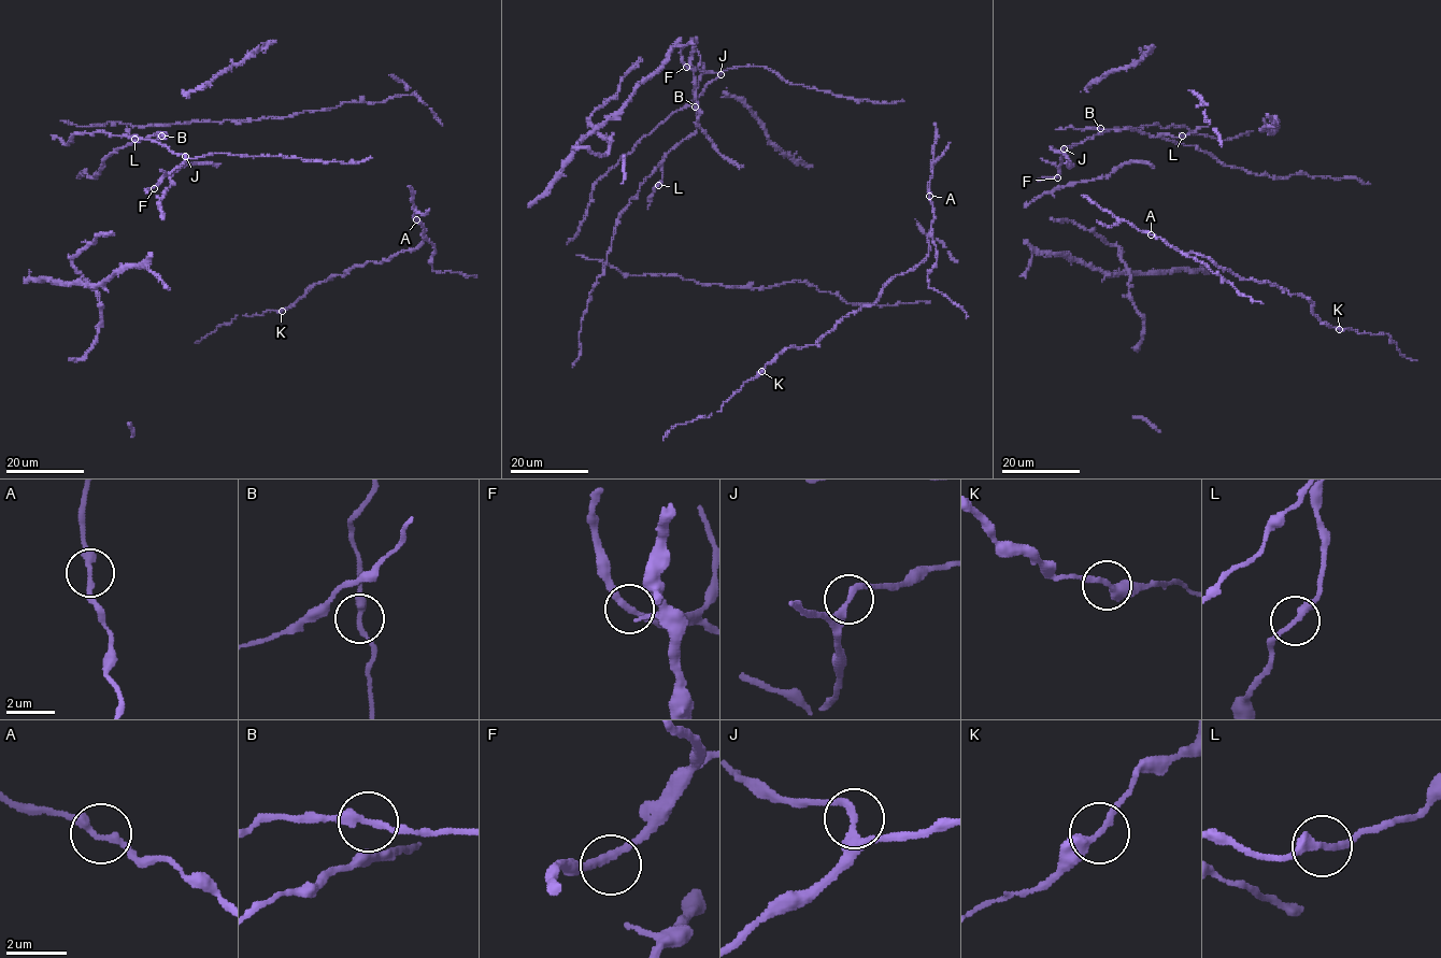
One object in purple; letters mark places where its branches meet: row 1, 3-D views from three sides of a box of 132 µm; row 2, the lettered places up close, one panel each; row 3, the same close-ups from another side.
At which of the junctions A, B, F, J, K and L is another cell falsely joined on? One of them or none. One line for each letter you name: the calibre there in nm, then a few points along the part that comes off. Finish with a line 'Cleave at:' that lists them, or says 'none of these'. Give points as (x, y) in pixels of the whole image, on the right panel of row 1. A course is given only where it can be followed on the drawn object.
Cleave at: none of these

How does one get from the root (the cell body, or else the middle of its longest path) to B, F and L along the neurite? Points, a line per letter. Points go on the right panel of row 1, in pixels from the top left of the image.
B: (1054, 148), (1060, 151), (1081, 143), (1096, 136), (1100, 128)
F: (1054, 148), (1060, 153), (1063, 162), (1057, 177)
L: (1054, 148), (1060, 151), (1081, 143), (1096, 136), (1099, 128), (1132, 128), (1154, 137), (1182, 136)

